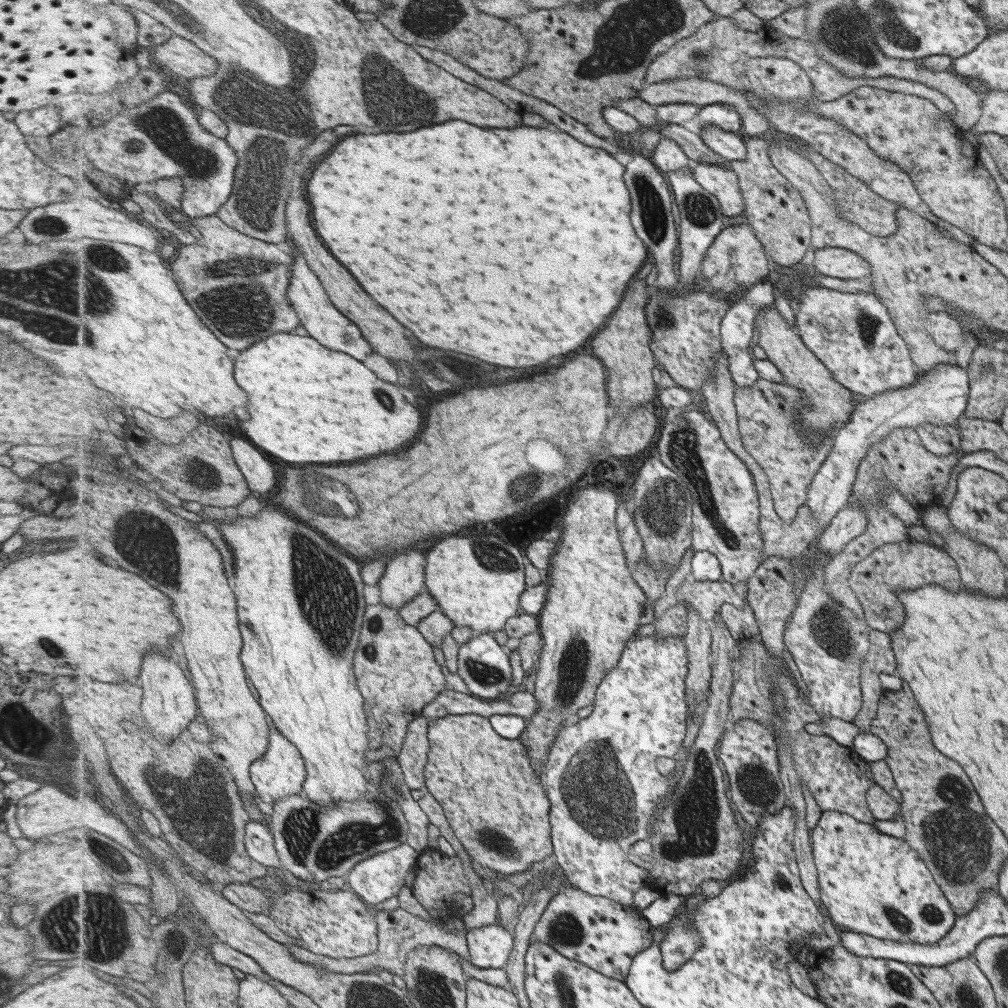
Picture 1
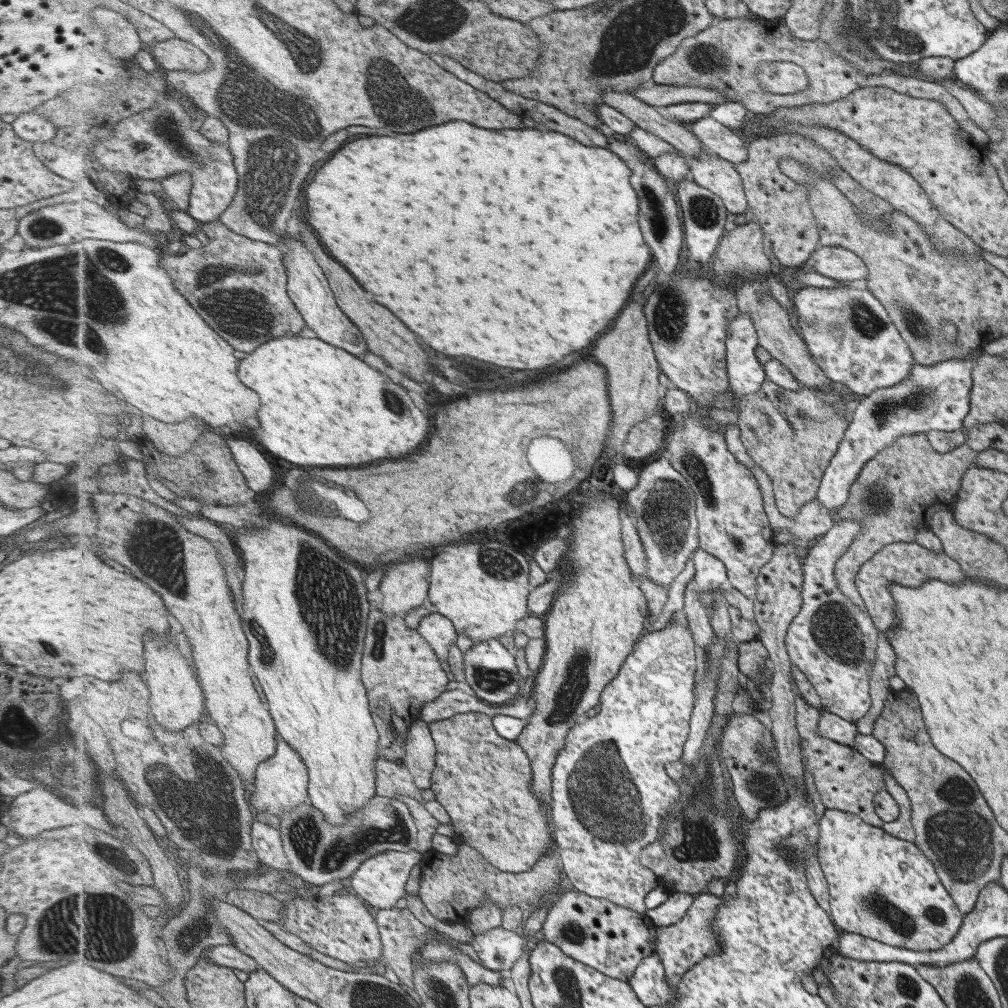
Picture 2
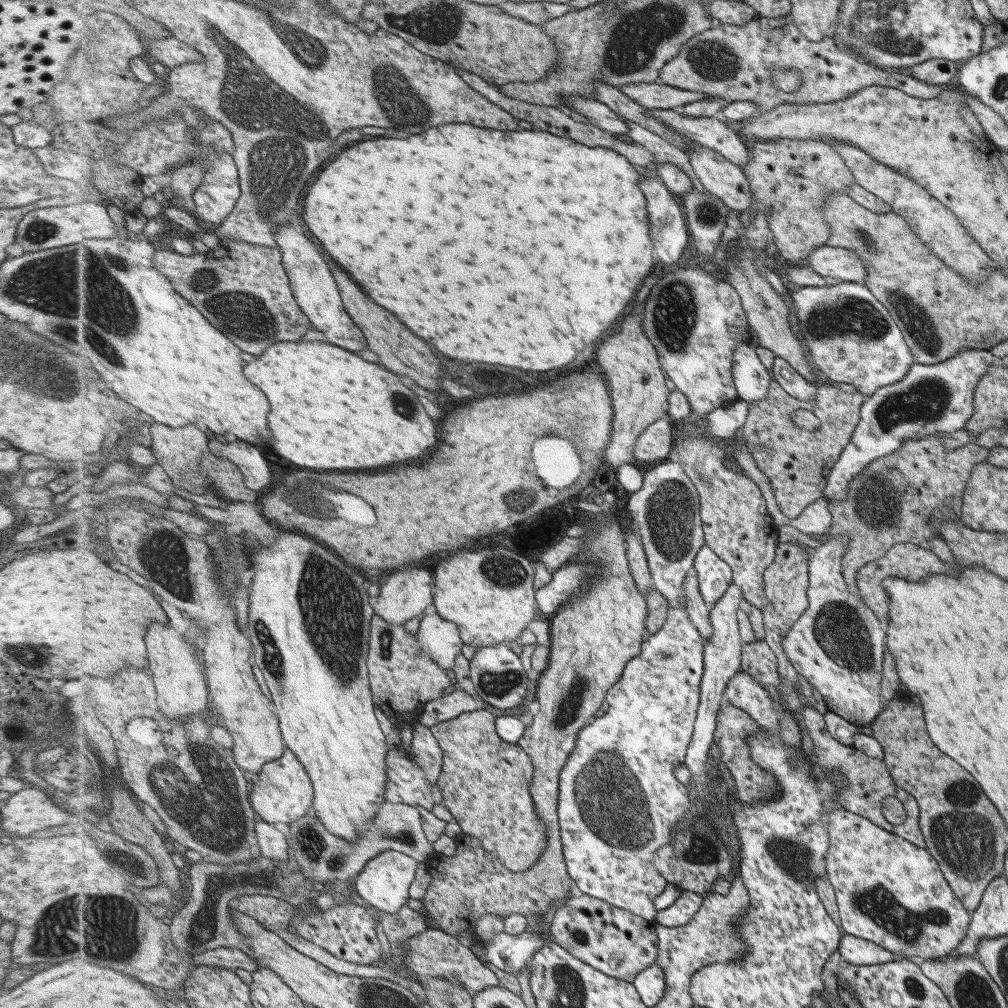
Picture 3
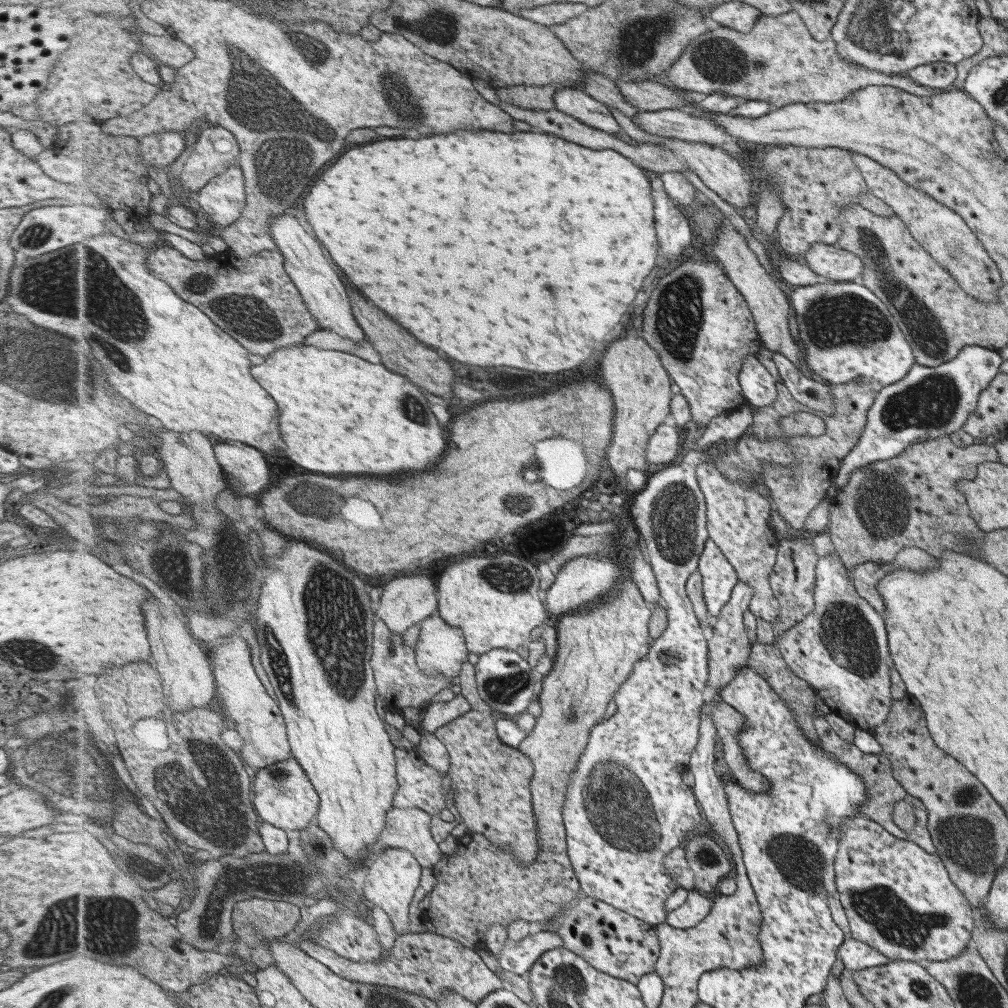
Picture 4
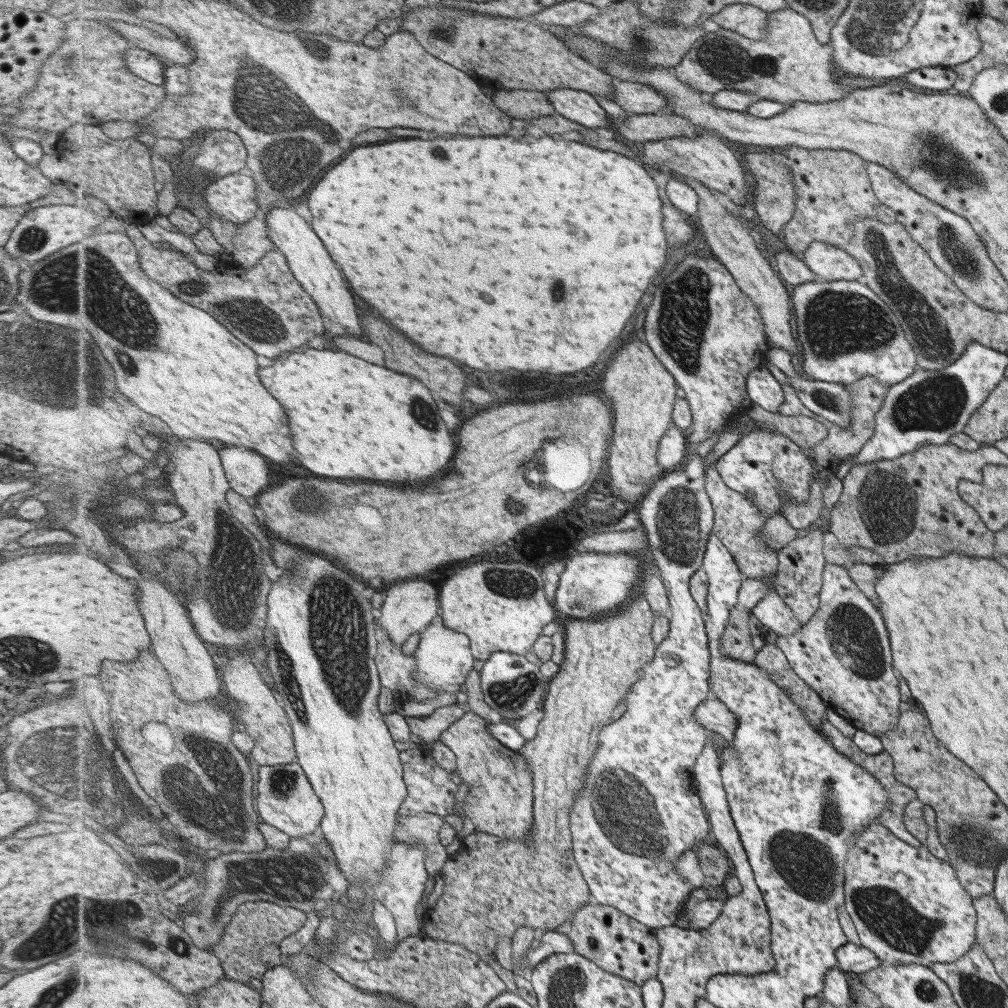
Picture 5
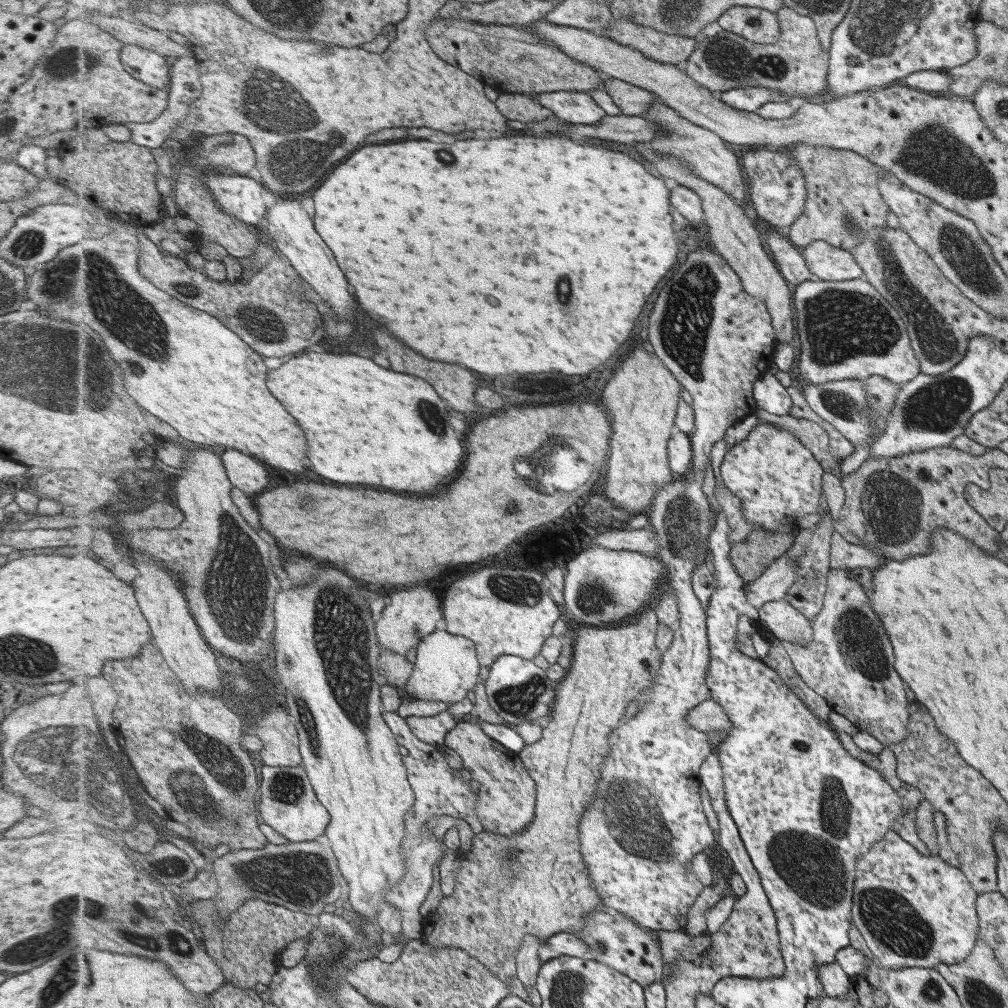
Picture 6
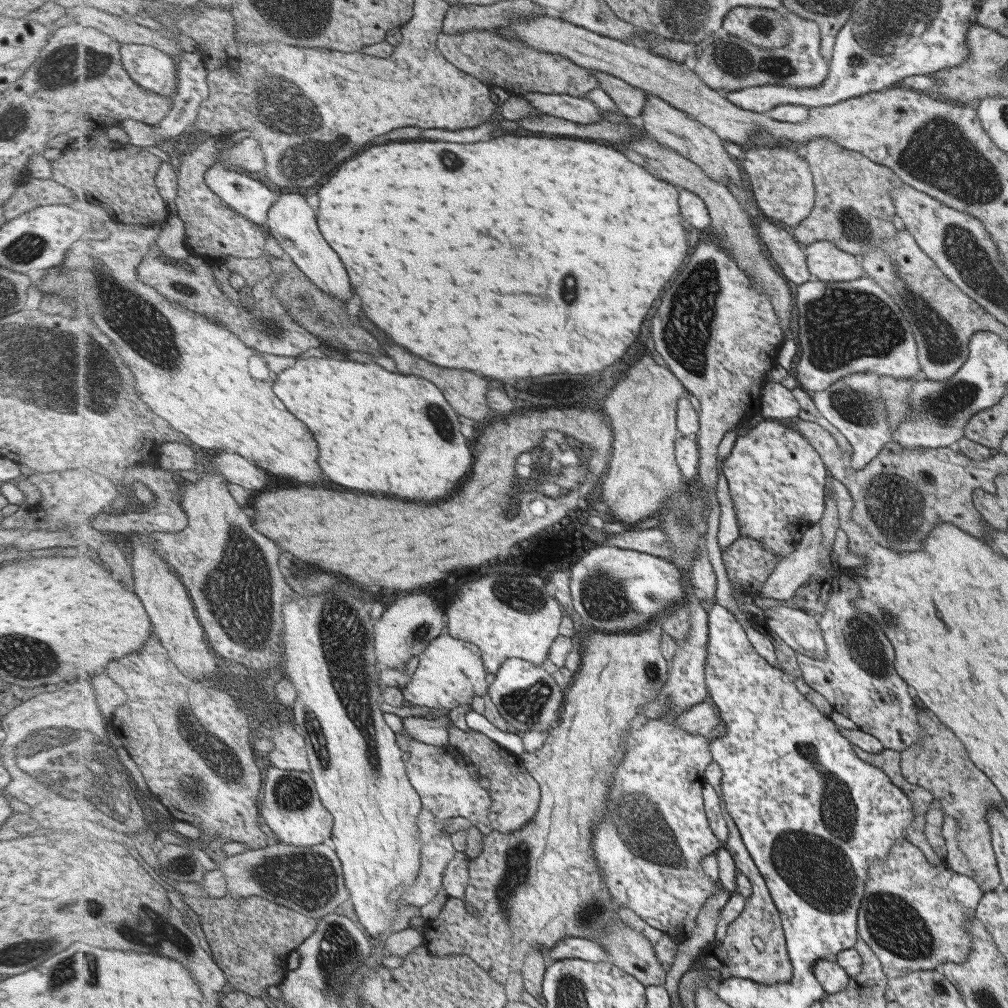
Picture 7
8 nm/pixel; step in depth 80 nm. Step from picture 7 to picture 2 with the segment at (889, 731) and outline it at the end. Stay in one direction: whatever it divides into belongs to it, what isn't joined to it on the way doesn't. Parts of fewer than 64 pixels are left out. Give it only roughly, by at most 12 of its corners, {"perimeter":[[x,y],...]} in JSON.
{"perimeter":[[841,518],[802,562],[784,637],[821,711],[871,707],[877,630],[836,585],[860,523]]}

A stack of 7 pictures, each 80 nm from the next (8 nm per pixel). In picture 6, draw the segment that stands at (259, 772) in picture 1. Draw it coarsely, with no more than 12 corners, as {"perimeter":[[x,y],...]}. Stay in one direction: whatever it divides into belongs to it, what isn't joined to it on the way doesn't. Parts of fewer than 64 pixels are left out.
{"perimeter":[[303,766],[261,771],[261,816],[291,842],[331,813]]}

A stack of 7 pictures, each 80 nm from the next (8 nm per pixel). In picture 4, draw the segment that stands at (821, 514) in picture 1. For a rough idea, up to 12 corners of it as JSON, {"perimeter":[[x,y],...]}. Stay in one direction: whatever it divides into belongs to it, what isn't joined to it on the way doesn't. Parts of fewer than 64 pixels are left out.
{"perimeter":[[963,347],[880,387],[831,481],[962,428],[999,374]]}

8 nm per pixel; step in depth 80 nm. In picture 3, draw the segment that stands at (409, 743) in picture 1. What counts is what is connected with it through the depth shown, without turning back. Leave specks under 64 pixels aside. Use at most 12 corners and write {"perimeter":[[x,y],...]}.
{"perimeter":[[413,725],[409,754],[437,784],[444,750],[430,727]]}

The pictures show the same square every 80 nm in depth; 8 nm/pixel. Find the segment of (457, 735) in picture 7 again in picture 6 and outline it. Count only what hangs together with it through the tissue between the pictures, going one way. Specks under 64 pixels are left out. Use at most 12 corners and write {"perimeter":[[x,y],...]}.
{"perimeter":[[475,716],[444,746],[479,783],[487,831],[510,837],[536,818],[538,790],[520,753]]}

